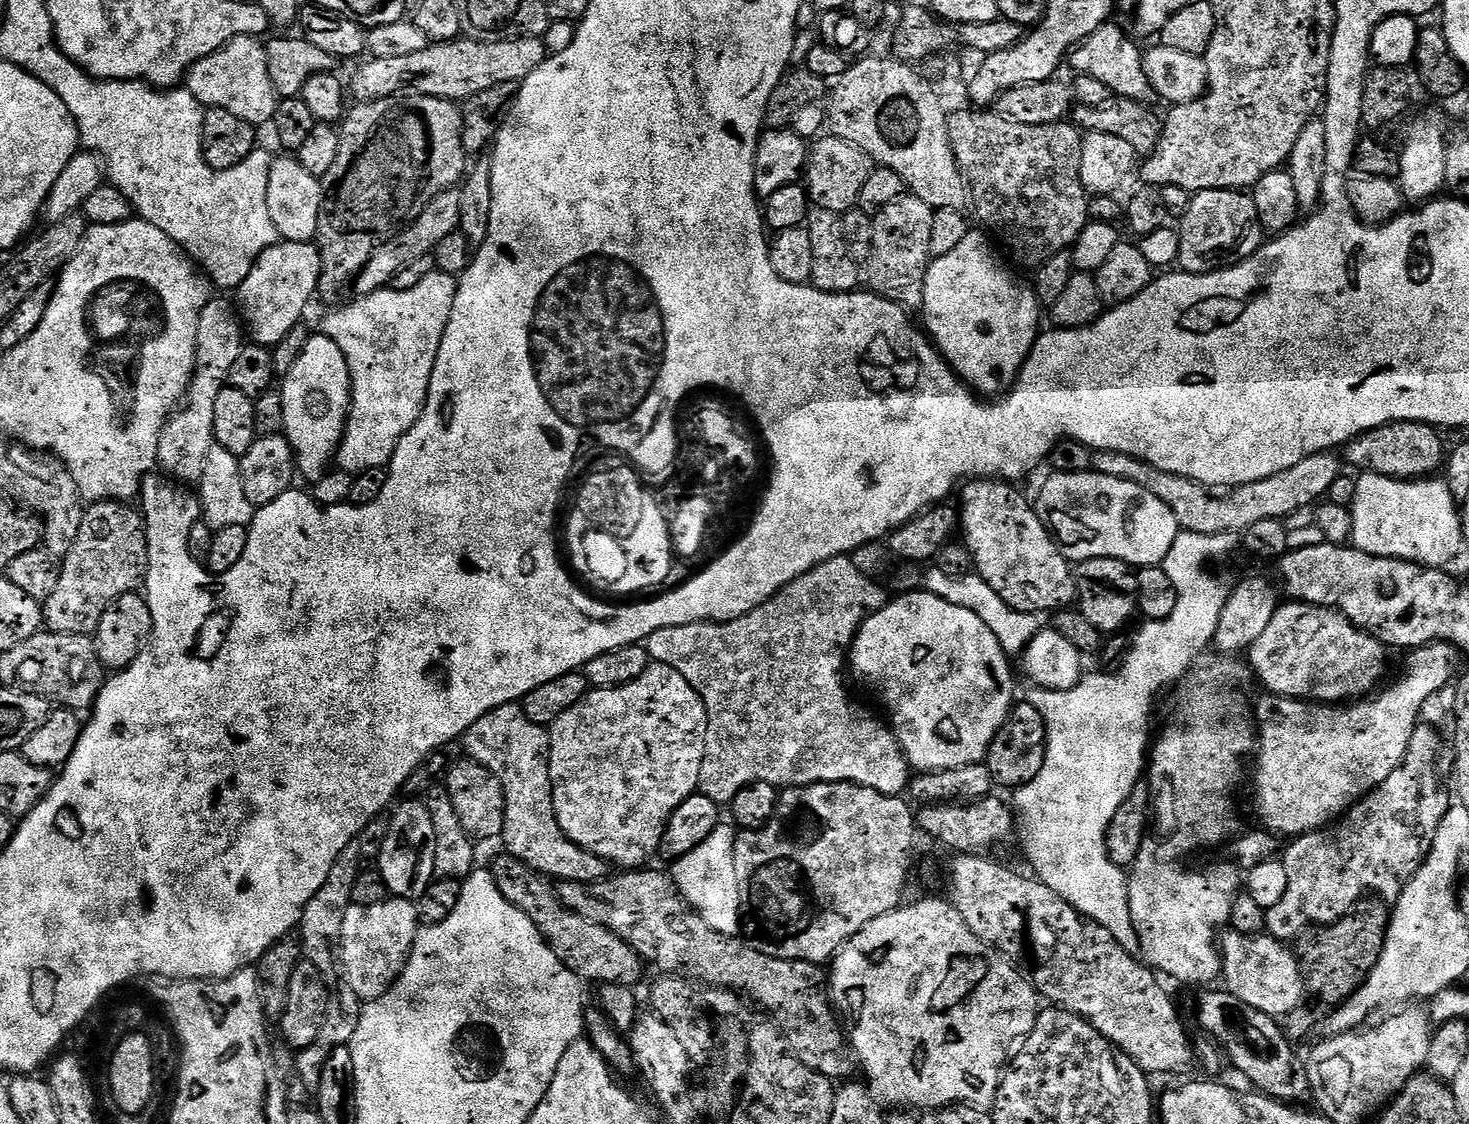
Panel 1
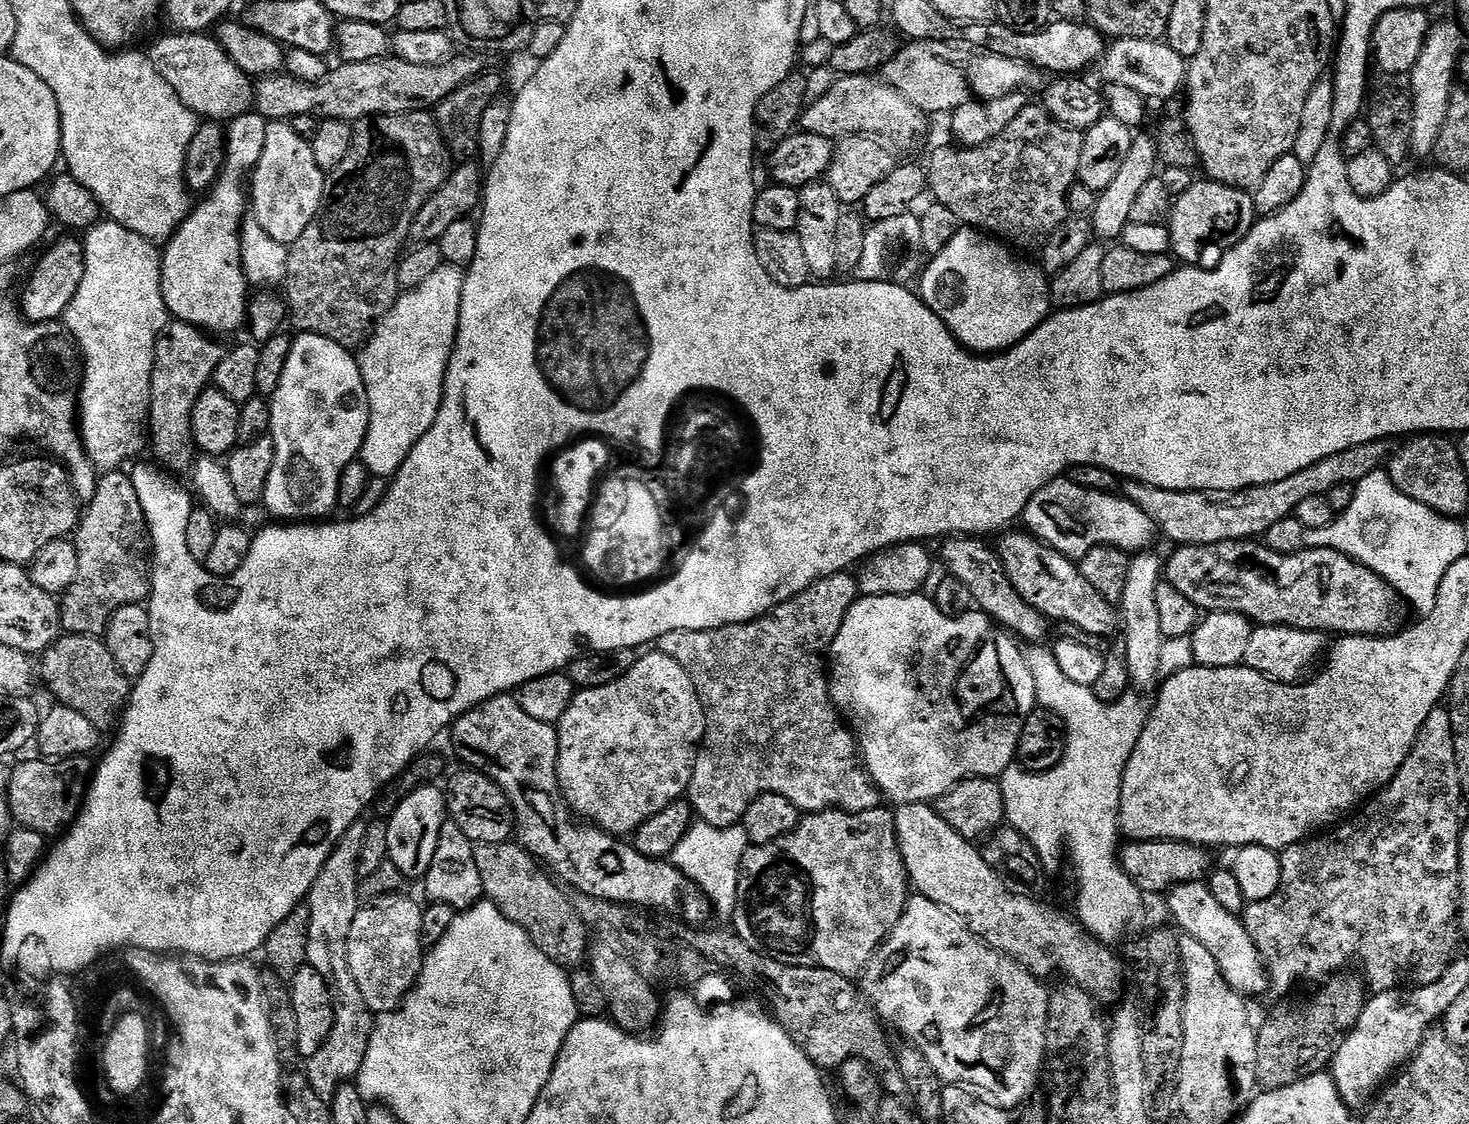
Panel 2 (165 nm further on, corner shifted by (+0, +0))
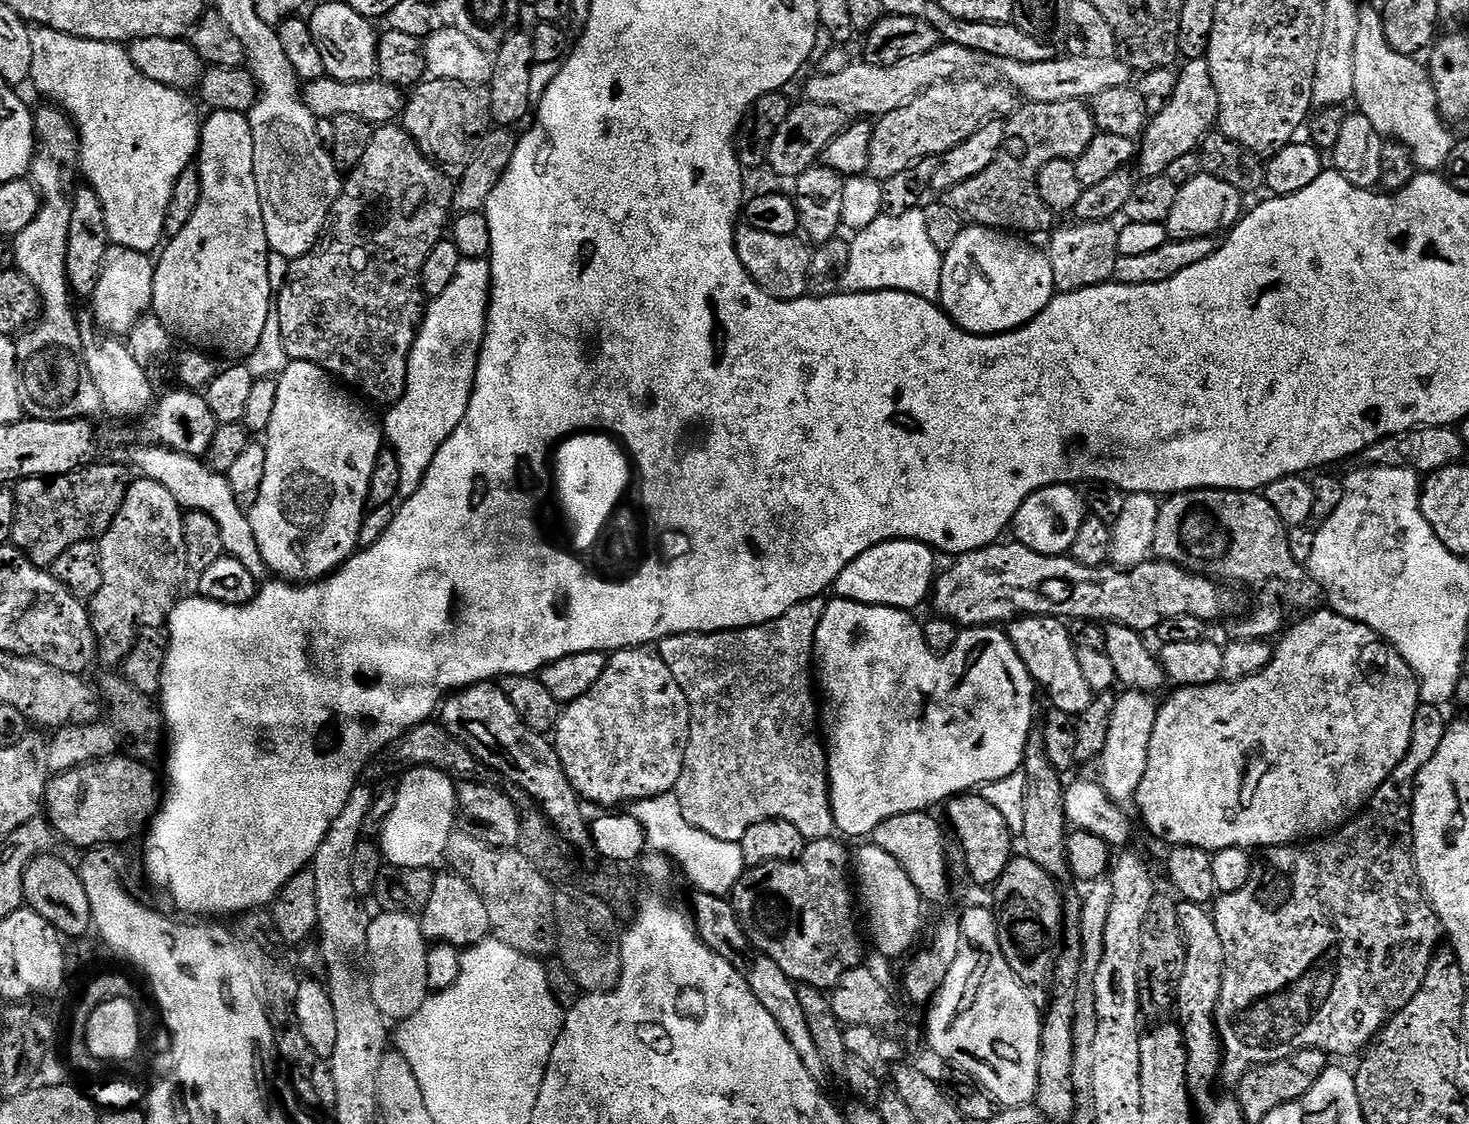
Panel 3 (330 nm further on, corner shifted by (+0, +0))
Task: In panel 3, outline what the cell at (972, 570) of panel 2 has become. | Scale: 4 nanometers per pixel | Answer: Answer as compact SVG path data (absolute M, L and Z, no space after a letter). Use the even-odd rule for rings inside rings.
M1025 616L1013 621L1008 637L1037 685L1050 693L1050 704L1064 713L1081 716L1095 697L1092 684L1085 676L1077 645L1068 630L1069 625L1056 616Z

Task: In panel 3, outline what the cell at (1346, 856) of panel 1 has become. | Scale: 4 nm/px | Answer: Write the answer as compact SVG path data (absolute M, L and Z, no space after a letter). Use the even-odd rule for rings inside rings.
M1420 703L1414 714L1412 741L1402 762L1398 762L1396 769L1388 775L1386 782L1382 782L1372 799L1343 828L1337 828L1335 832L1311 842L1281 844L1279 848L1267 849L1263 853L1264 865L1261 868L1259 865L1258 875L1249 880L1246 886L1242 886L1242 890L1226 892L1219 897L1220 933L1230 945L1230 971L1224 977L1224 990L1220 995L1221 1006L1218 1010L1218 1031L1222 1037L1227 1067L1229 1064L1234 1071L1244 1074L1261 1064L1273 1064L1282 1058L1290 1058L1309 1050L1321 1050L1333 1057L1352 1056L1360 1051L1363 1053L1383 1032L1384 1025L1408 1005L1418 990L1422 990L1422 982L1426 982L1431 962L1442 944L1442 927L1436 911L1424 894L1422 881L1416 875L1416 858L1412 850L1412 799L1422 766L1426 766L1426 762L1438 754L1438 746L1442 746L1442 738L1446 738L1448 733L1450 720L1449 717L1444 717L1444 712L1445 709L1439 704Z

